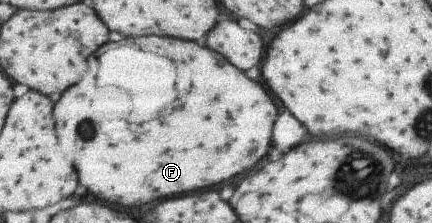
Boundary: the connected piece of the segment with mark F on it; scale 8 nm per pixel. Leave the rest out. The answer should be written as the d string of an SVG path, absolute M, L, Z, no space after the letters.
M125 37L97 51L87 77L65 91L55 115L65 131L79 135L71 151L75 153L77 171L81 171L81 183L109 203L141 207L153 199L173 197L165 193L189 193L221 185L255 167L269 153L271 129L279 113L263 85L251 81L209 47L173 37Z

